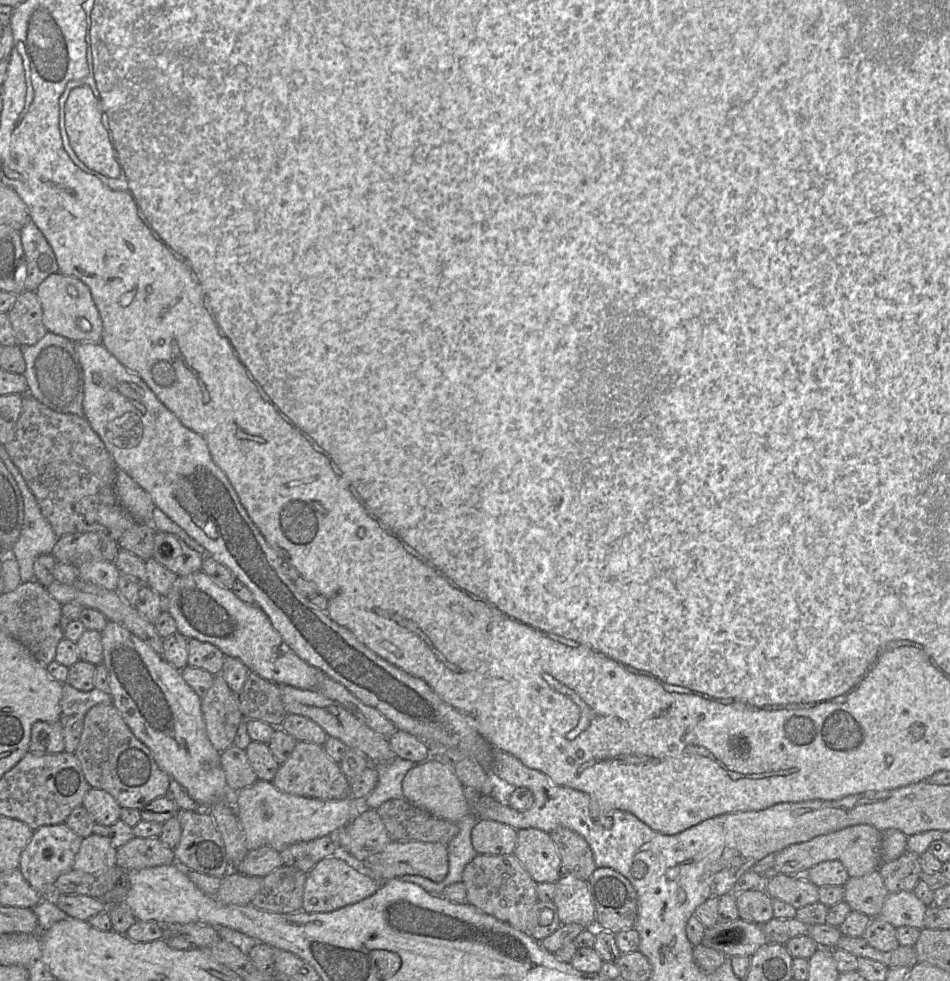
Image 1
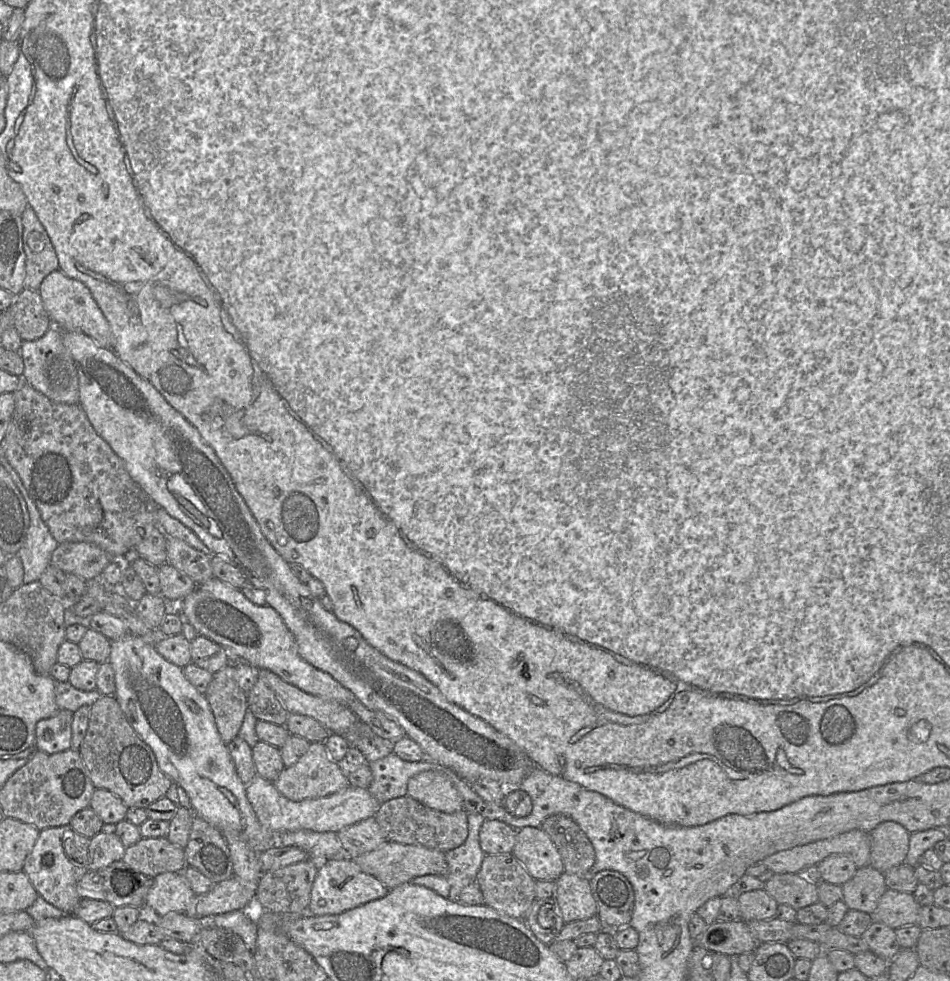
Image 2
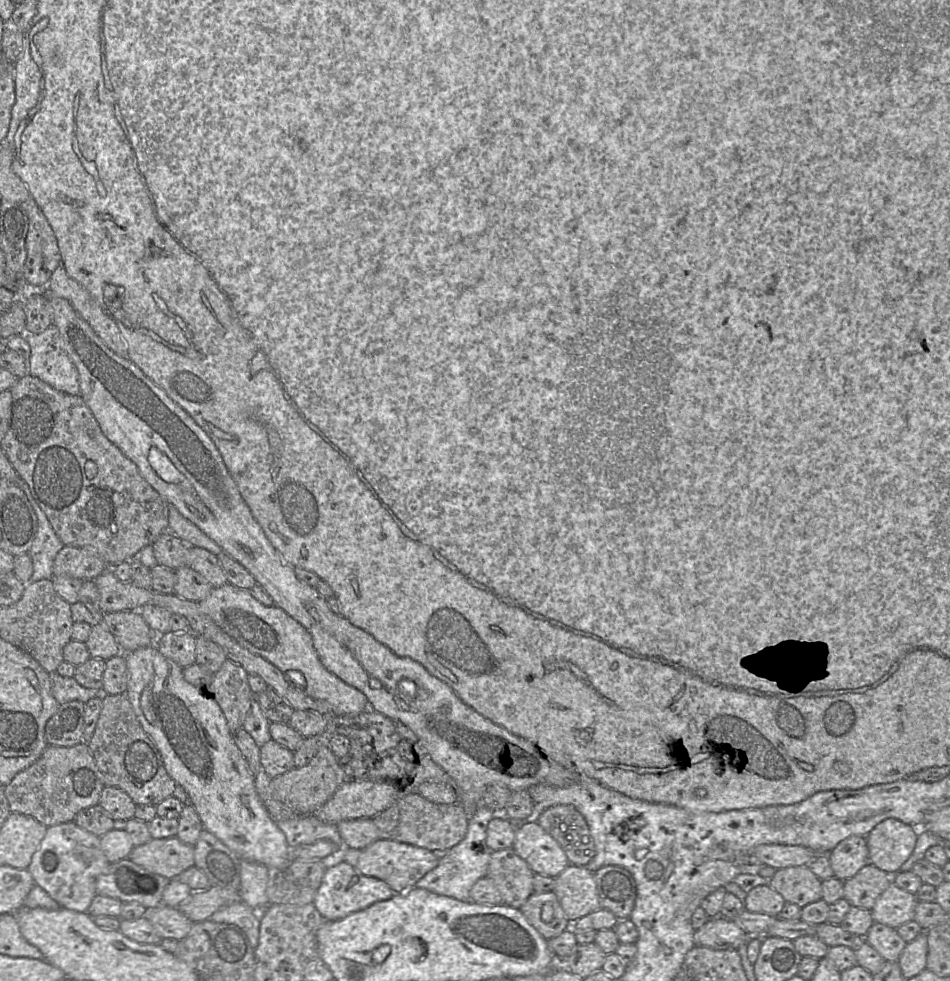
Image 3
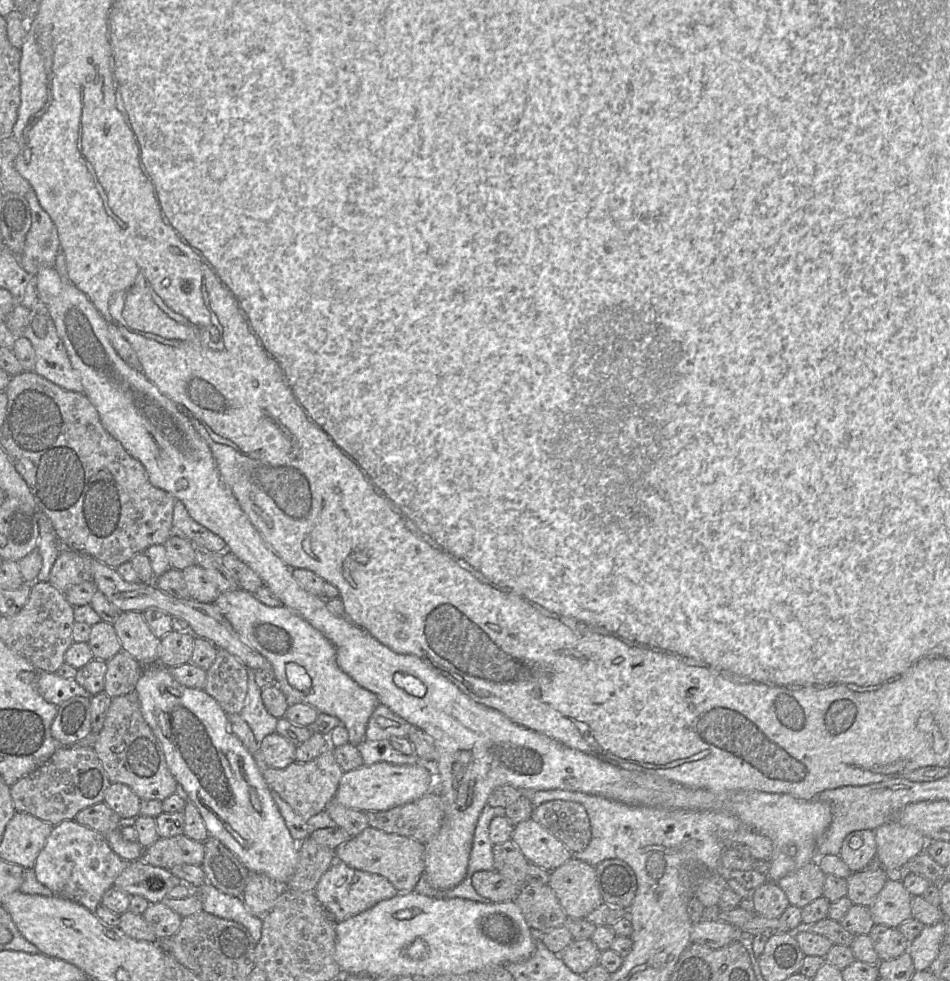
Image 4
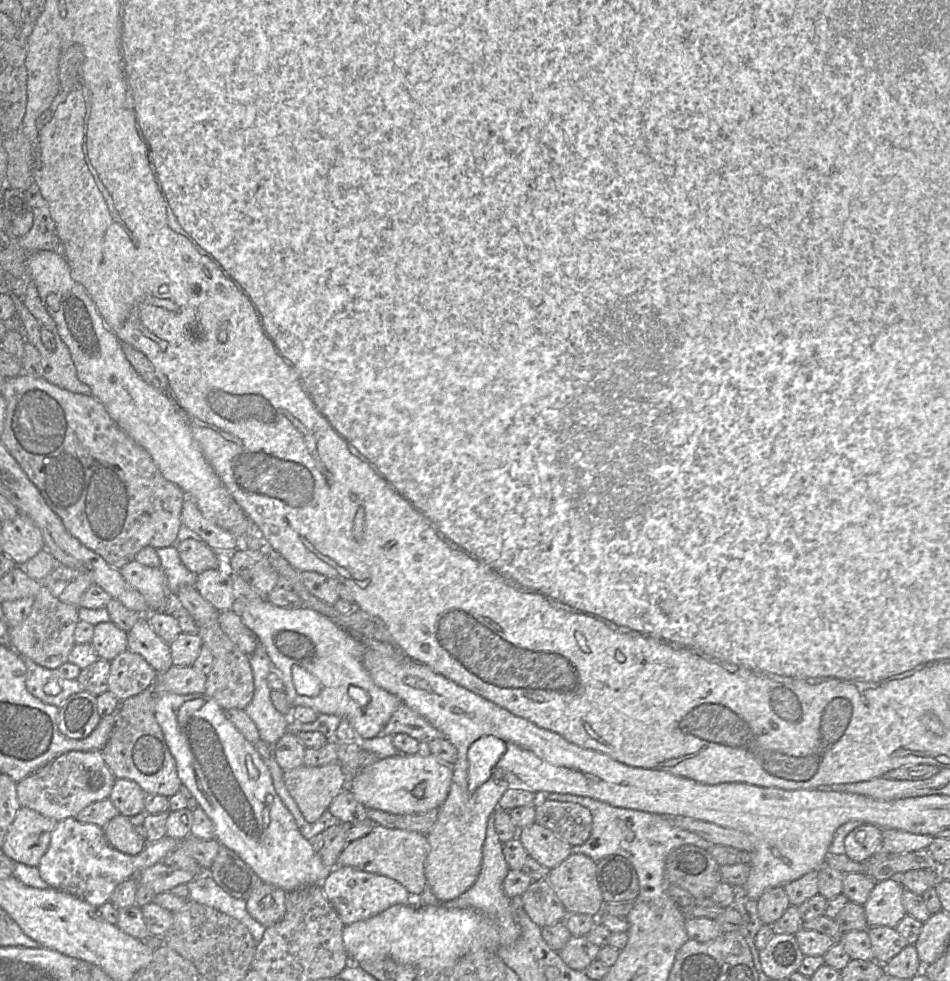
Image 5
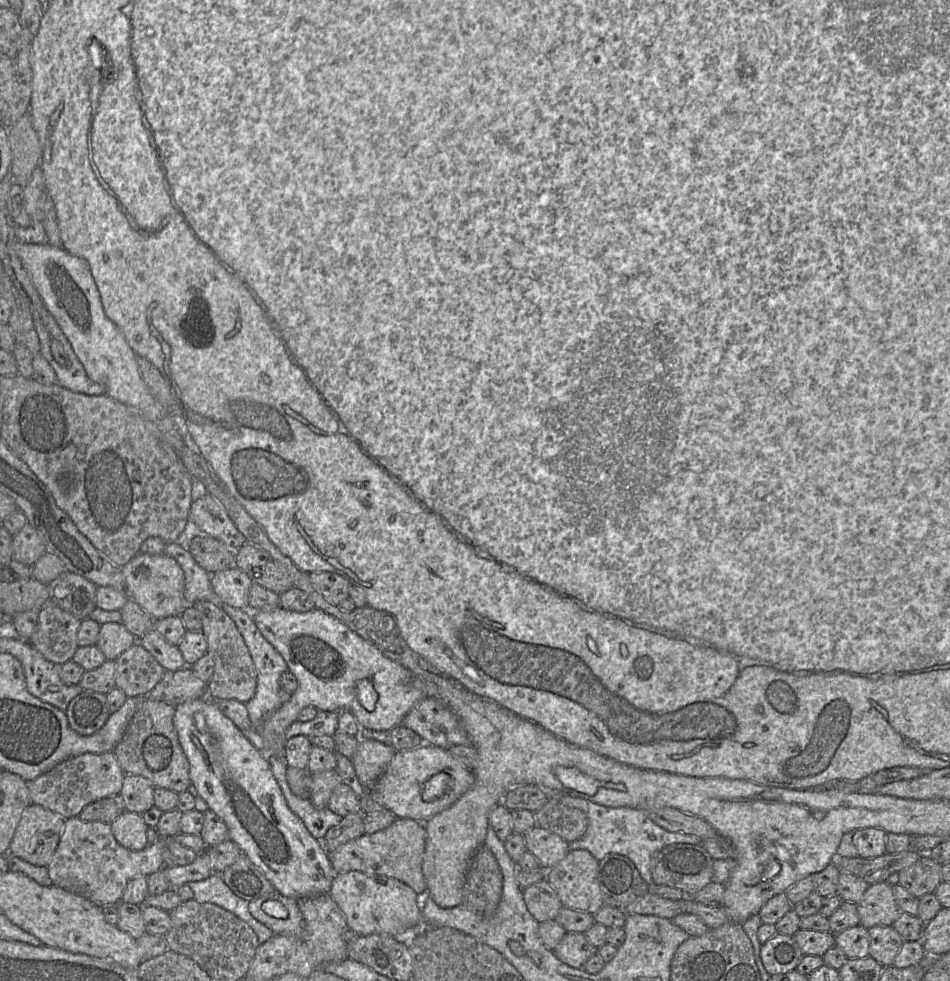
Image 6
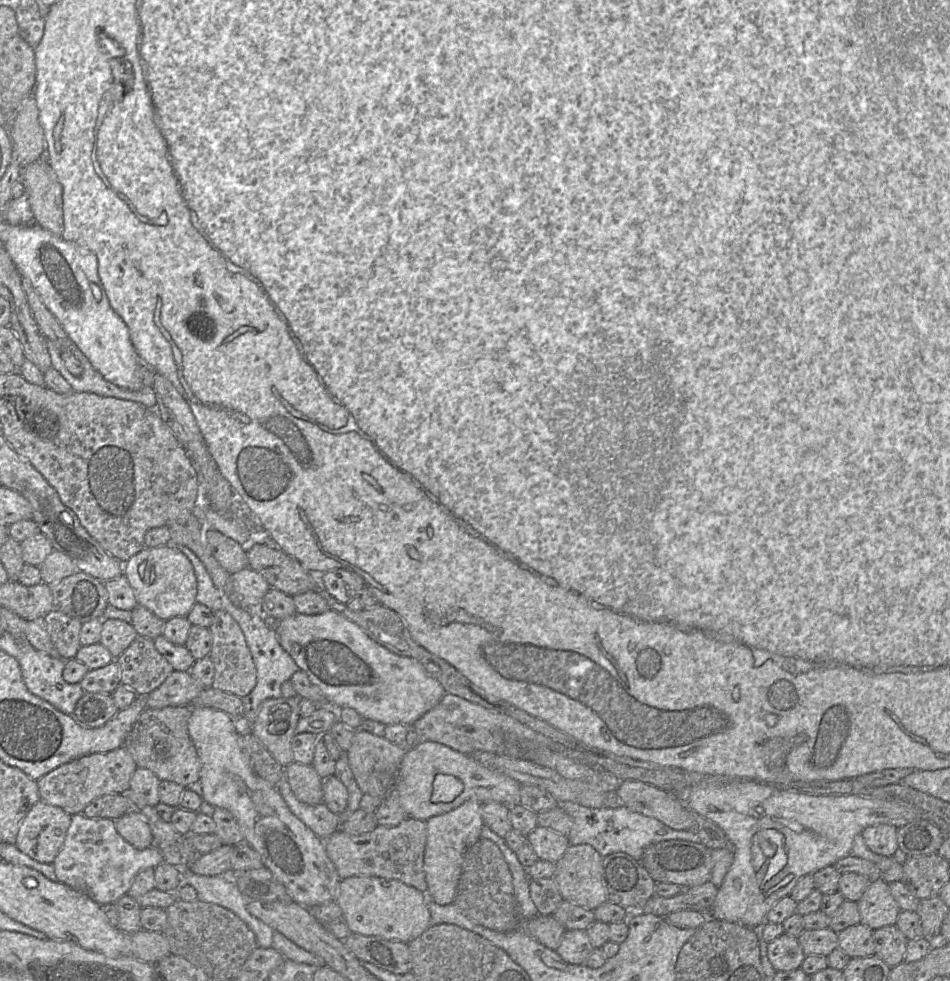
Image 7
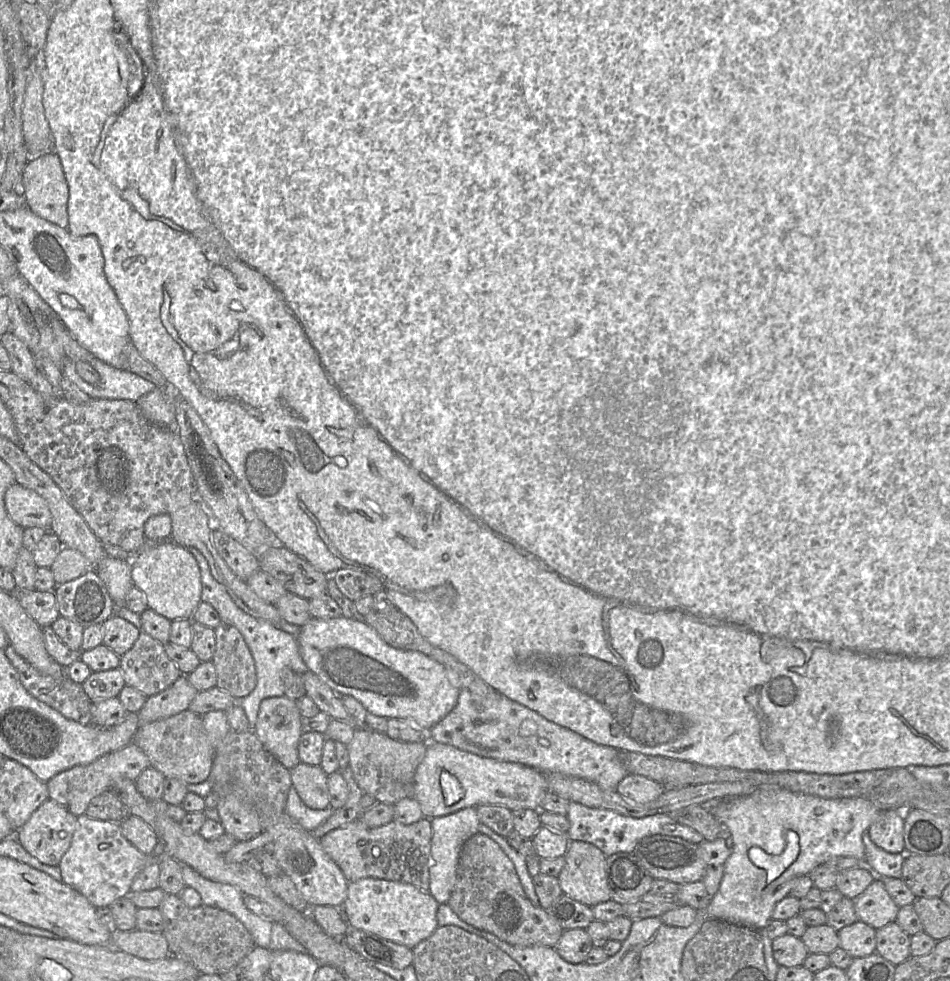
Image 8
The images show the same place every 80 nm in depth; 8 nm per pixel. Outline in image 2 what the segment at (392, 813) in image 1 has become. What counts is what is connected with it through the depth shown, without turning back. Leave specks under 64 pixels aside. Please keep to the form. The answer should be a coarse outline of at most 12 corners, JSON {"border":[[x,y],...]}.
{"border":[[407,794],[375,813],[389,842],[446,852],[468,836],[462,809],[444,813]]}

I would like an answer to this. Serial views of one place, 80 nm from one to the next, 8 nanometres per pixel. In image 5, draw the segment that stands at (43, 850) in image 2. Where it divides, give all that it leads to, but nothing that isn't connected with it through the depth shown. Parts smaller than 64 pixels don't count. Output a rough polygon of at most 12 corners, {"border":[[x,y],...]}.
{"border":[[58,822],[38,865],[49,887],[97,909],[163,862],[163,837],[129,855],[100,826]]}

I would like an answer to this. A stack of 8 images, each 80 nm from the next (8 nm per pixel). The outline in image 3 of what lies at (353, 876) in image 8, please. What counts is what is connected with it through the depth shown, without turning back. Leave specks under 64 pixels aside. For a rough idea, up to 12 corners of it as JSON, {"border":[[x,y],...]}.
{"border":[[384,838],[344,861],[395,893],[438,865],[429,849]]}

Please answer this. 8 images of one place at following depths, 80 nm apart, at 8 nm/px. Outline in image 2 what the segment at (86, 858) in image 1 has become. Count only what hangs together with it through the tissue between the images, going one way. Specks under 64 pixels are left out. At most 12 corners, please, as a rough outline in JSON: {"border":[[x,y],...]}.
{"border":[[114,833],[90,838],[87,869],[121,860],[125,847]]}

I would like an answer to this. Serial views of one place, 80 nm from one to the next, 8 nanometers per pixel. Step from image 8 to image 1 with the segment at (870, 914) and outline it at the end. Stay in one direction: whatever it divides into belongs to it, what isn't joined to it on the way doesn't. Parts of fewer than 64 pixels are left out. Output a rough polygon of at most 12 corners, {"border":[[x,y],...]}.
{"border":[[890,892],[880,915],[894,927],[924,927],[928,906]]}

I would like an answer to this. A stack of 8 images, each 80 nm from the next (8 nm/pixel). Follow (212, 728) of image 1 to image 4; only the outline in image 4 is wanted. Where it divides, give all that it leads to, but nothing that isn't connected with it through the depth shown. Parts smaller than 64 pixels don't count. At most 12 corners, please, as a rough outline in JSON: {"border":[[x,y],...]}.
{"border":[[218,649],[204,691],[227,715],[247,700],[249,669]]}

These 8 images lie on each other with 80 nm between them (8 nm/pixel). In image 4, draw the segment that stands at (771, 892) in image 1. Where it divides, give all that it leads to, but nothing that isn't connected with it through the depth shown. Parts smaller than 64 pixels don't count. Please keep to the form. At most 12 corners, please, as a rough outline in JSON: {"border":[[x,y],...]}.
{"border":[[817,860],[777,885],[800,909],[823,897],[825,874]]}

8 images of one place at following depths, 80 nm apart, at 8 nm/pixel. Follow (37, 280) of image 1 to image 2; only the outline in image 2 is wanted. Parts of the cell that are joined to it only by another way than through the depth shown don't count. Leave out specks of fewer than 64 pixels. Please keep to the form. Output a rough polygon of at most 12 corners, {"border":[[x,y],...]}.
{"border":[[34,210],[21,216],[24,288],[38,291],[59,269],[54,246]]}

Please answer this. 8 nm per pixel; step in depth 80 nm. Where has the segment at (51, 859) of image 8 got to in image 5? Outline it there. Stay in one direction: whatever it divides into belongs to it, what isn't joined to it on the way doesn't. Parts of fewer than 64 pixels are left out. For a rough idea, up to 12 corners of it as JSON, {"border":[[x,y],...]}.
{"border":[[21,807],[1,853],[38,867],[58,821]]}

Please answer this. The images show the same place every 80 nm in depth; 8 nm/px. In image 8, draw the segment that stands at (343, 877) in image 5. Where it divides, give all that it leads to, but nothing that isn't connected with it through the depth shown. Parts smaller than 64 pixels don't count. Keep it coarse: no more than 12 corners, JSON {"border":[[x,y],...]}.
{"border":[[348,884],[349,926],[413,949],[439,905],[412,884]]}

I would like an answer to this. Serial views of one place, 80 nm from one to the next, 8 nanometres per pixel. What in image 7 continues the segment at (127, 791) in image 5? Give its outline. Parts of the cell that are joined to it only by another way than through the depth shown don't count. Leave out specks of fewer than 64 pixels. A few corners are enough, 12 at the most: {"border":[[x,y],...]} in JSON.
{"border":[[137,768],[128,792],[131,809],[155,807],[160,780]]}

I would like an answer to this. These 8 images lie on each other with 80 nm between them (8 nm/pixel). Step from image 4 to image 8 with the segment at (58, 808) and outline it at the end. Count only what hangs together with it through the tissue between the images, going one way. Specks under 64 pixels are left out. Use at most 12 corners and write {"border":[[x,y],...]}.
{"border":[[133,742],[57,773],[49,799],[73,815],[149,766]]}

